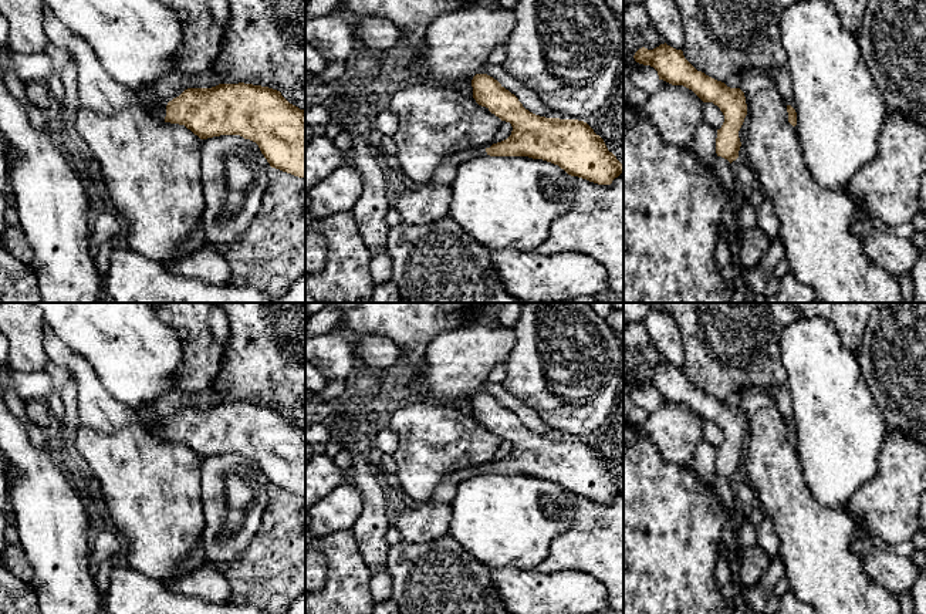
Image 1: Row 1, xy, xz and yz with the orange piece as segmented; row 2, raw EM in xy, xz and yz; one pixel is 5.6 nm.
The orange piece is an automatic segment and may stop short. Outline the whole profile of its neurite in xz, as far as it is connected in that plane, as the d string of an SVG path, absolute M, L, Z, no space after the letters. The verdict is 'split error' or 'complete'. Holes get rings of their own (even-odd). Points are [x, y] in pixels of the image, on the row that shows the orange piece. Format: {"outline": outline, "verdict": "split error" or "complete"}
{"outline": "M476 74L472 87L479 105L511 124L511 135L501 142L447 156L427 183L450 185L460 163L486 155L543 159L571 176L598 185L611 185L623 173L623 165L587 122L535 115L487 74Z", "verdict": "split error"}

